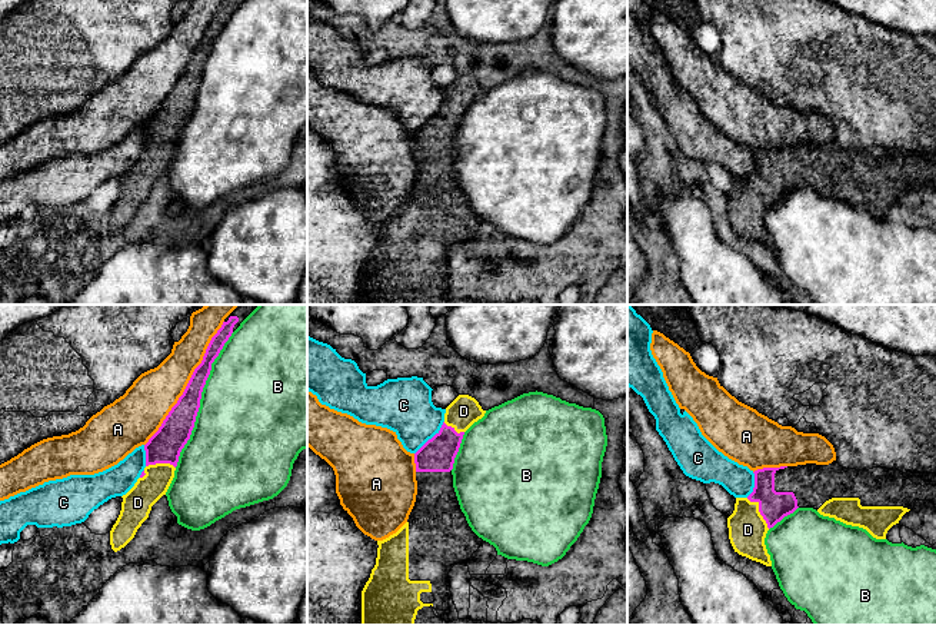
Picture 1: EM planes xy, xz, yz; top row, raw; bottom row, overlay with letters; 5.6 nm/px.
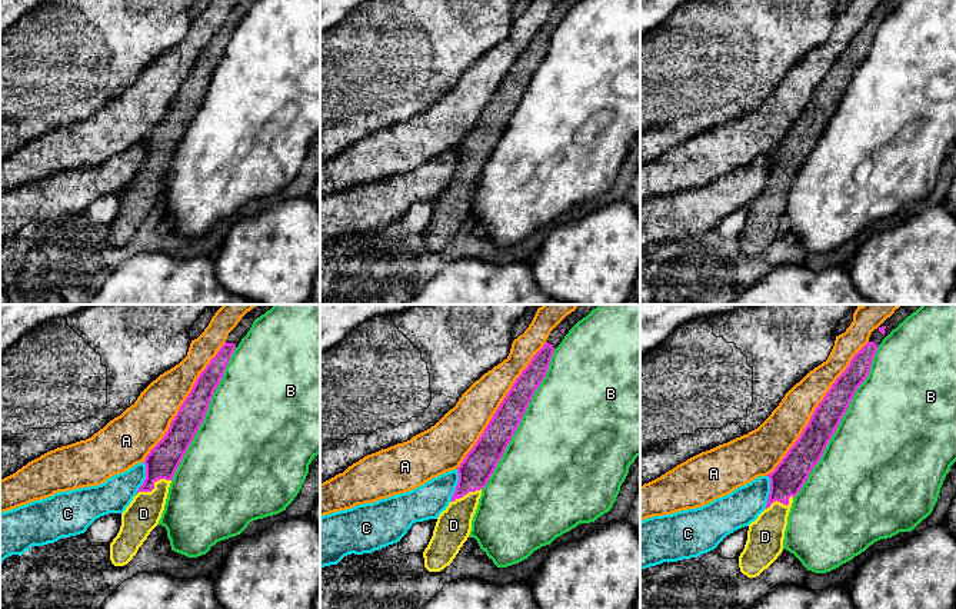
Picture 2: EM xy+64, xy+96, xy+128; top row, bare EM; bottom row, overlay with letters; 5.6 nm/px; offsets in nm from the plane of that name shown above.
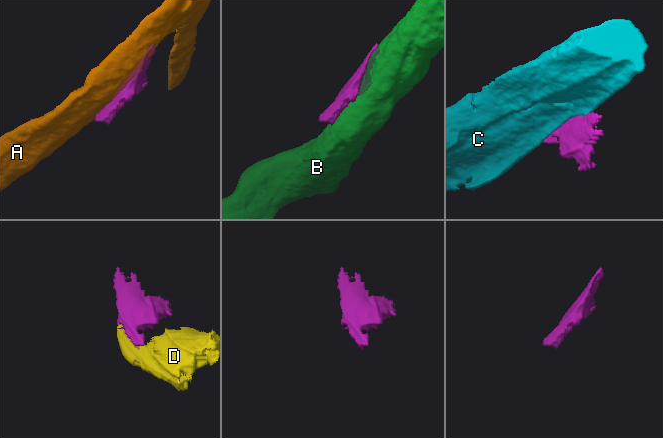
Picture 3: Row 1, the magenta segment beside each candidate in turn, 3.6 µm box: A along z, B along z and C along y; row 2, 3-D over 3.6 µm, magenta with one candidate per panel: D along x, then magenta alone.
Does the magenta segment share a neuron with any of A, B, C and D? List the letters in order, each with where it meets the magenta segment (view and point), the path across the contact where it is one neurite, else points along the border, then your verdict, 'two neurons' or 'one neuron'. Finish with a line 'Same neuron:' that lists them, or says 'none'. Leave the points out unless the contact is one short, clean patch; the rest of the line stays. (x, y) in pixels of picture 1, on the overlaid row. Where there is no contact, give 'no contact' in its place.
A: meets magenta in xy at (187, 384); two neurons
B: meets magenta in xy at (200, 398); two neurons
C: meets magenta in xz at (432, 438); two neurons
D: meets magenta in yz at (759, 511); one neuron
Same neuron: D

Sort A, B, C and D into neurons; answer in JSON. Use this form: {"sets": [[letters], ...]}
{"sets": [["A"], ["B"], ["C"], ["D"]]}

